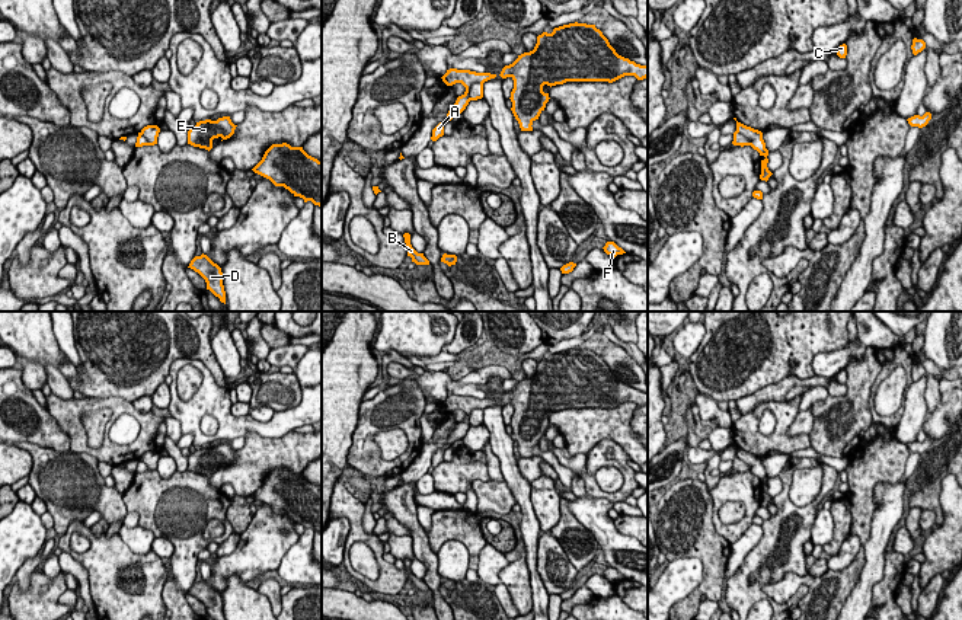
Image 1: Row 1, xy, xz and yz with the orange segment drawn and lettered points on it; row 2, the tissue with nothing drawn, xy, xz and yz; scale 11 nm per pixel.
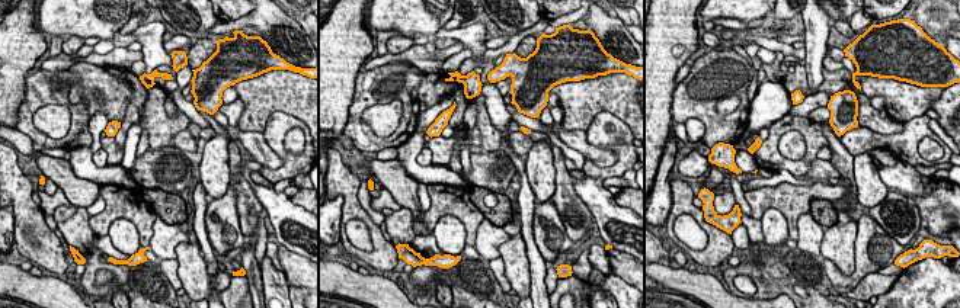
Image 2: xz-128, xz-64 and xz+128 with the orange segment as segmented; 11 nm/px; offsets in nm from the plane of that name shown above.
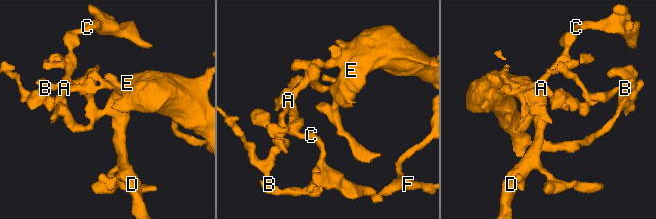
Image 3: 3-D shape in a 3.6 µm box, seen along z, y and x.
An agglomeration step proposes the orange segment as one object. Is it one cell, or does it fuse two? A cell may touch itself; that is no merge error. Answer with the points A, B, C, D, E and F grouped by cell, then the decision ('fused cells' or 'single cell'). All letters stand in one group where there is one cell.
A B C D E F | single cell

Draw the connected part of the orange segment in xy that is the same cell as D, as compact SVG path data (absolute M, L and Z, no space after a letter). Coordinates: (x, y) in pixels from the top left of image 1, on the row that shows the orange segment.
M207 255L195 256L189 266L198 272L207 282L207 290L210 290L221 303L226 304L226 291L223 285L221 268L214 263Z

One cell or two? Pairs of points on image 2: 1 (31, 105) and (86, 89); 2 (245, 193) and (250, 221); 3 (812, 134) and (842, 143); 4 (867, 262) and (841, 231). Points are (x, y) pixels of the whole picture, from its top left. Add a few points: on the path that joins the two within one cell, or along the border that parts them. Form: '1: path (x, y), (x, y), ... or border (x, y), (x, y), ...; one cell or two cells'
1: border (67, 69), (90, 118); two cells
2: path (246, 201), (249, 214); one cell
3: border (818, 122), (829, 146); two cells
4: border (857, 220), (857, 236), (854, 238); two cells

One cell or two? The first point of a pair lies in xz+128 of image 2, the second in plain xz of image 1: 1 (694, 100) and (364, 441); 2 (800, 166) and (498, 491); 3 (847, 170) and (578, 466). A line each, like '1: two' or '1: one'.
1: one
2: two
3: two

